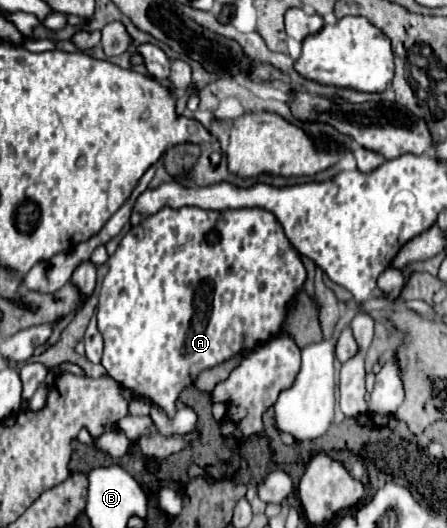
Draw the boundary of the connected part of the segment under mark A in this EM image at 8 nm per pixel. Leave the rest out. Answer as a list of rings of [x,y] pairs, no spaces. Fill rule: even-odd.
[[[193,206],[183,208],[161,208],[159,212],[143,218],[137,226],[133,226],[125,238],[121,240],[117,252],[109,258],[109,272],[103,280],[103,288],[99,292],[99,308],[97,308],[97,324],[105,338],[105,350],[101,364],[105,366],[107,374],[115,378],[123,388],[129,388],[135,398],[147,398],[153,404],[161,406],[169,416],[175,414],[175,402],[183,388],[191,386],[201,370],[213,368],[241,352],[251,352],[257,346],[269,342],[271,338],[283,334],[285,330],[285,318],[289,312],[291,302],[297,298],[297,294],[303,292],[303,284],[307,280],[305,266],[301,262],[299,252],[291,244],[291,240],[285,236],[283,226],[279,220],[263,208],[243,208],[243,210],[225,210],[219,212],[221,216],[215,218],[215,210],[199,210]]]

